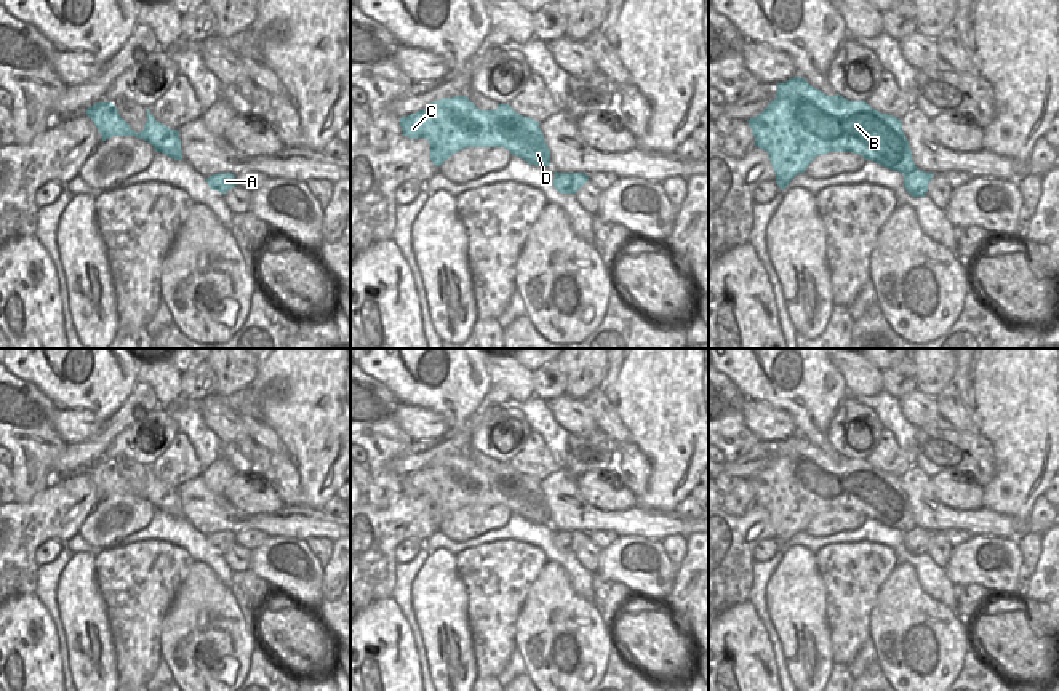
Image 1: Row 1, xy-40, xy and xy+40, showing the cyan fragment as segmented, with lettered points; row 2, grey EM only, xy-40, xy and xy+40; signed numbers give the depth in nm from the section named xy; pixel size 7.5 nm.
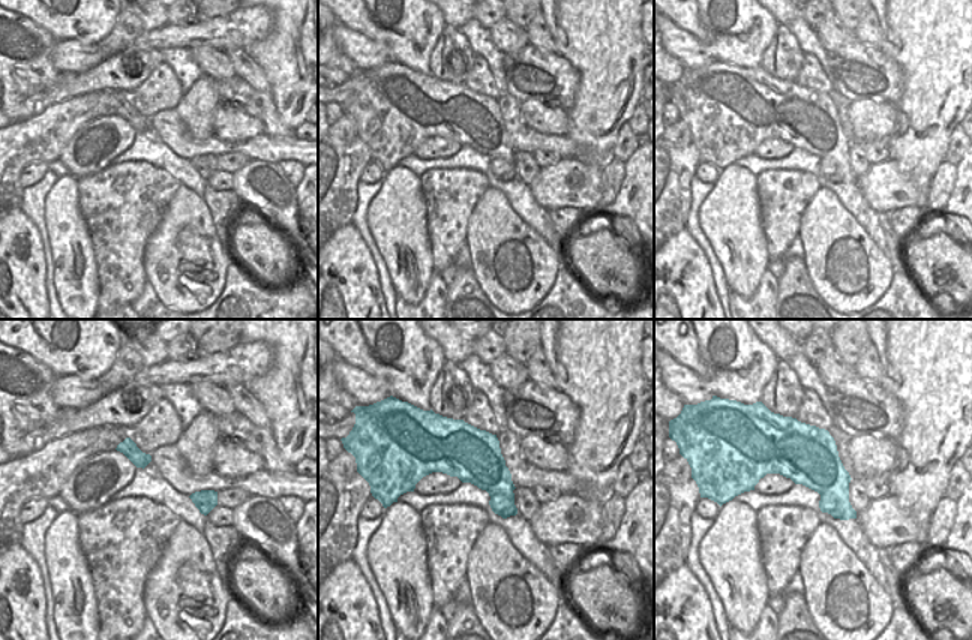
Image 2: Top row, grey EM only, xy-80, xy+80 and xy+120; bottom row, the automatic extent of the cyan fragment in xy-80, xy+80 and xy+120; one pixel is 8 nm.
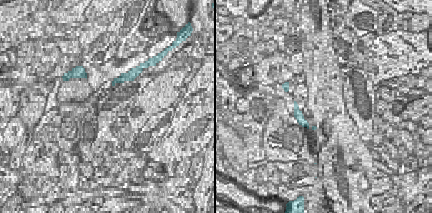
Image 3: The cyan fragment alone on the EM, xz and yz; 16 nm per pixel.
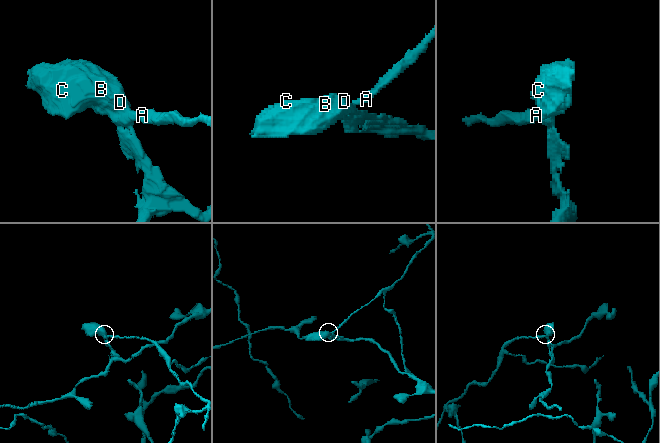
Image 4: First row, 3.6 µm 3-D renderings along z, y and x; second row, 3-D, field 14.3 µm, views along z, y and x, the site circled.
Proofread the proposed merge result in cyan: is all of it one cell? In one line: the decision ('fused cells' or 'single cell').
fused cells

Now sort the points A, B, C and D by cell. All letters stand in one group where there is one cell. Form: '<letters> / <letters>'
A / B C D

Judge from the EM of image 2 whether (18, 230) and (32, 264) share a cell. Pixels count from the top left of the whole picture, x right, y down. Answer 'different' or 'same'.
same

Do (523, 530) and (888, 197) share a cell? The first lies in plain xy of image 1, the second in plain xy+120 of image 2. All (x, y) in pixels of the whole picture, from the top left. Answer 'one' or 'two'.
two

